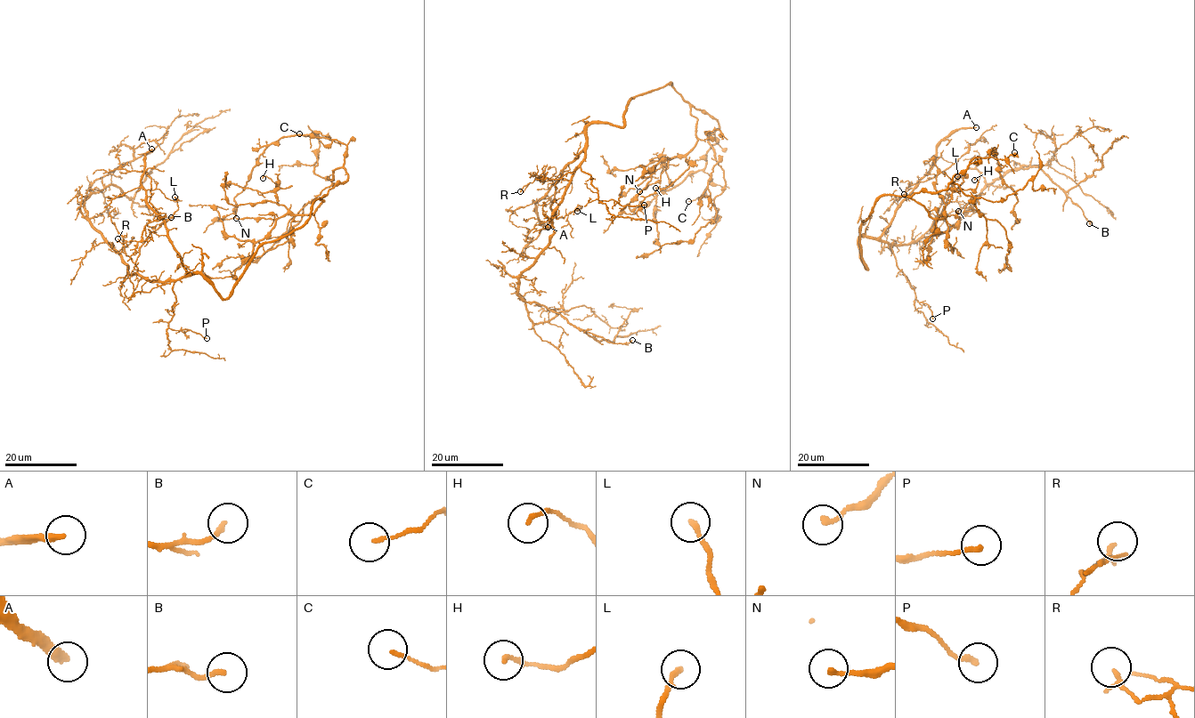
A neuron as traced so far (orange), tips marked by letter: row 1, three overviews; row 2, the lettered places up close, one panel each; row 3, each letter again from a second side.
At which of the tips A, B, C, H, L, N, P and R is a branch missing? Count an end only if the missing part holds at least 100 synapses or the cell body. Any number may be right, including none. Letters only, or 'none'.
A

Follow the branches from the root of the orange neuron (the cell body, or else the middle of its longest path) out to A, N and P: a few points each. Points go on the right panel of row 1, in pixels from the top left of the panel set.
A: (865, 269), (857, 244), (861, 237), (879, 237), (897, 209), (931, 166), (936, 144), (959, 129), (976, 127)
N: (865, 269), (861, 227), (881, 197), (910, 197), (933, 218), (958, 211)
P: (865, 269), (857, 244), (861, 237), (879, 237), (890, 246), (897, 267), (917, 301), (928, 305), (932, 318)

